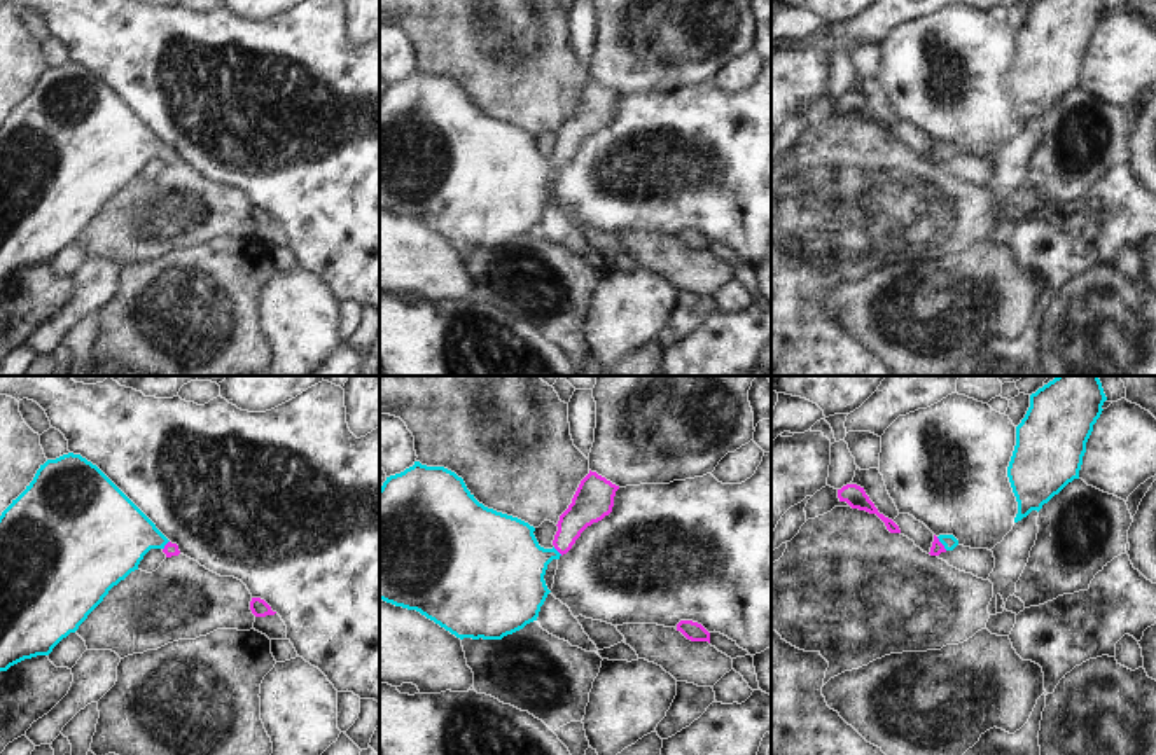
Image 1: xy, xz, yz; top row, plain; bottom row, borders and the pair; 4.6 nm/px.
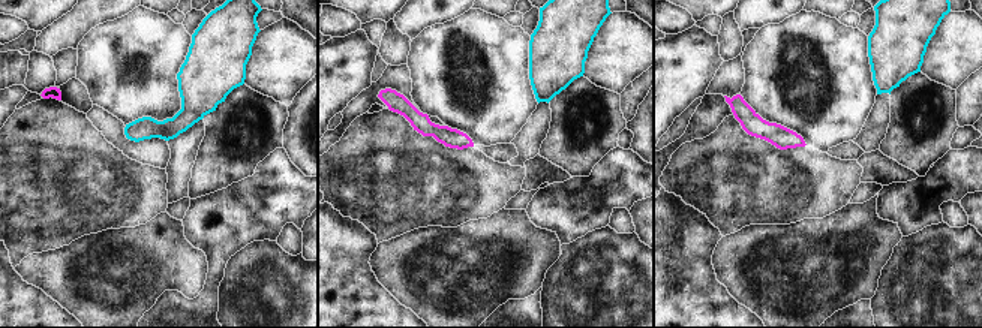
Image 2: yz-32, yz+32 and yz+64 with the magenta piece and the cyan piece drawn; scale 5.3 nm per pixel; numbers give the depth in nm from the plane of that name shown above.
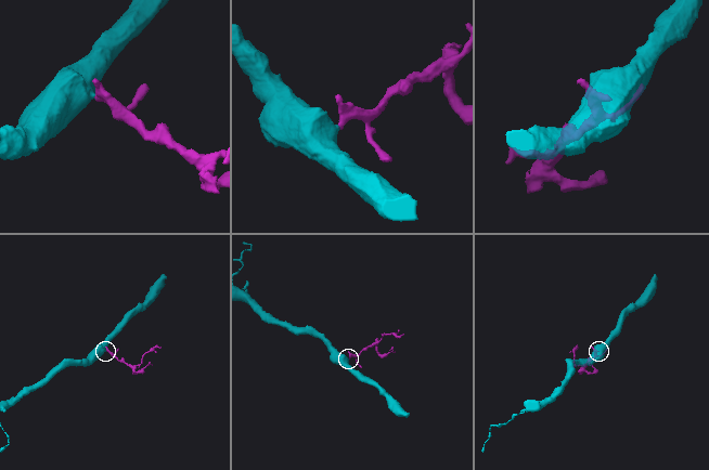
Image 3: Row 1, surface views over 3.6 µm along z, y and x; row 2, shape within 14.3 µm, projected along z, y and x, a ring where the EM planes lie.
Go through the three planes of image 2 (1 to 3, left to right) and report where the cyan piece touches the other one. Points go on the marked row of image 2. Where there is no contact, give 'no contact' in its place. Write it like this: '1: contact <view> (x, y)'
1: no contact
2: no contact
3: no contact

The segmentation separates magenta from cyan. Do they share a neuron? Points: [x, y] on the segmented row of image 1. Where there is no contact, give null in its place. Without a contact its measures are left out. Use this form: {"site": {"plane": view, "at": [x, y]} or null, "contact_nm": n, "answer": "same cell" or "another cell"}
{"site": {"plane": "yz", "at": [941, 544]}, "contact_nm": 80, "answer": "same cell"}

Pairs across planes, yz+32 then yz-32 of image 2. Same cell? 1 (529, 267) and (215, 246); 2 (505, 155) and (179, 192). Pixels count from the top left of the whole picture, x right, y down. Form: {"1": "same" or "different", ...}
{"1": "different", "2": "different"}

